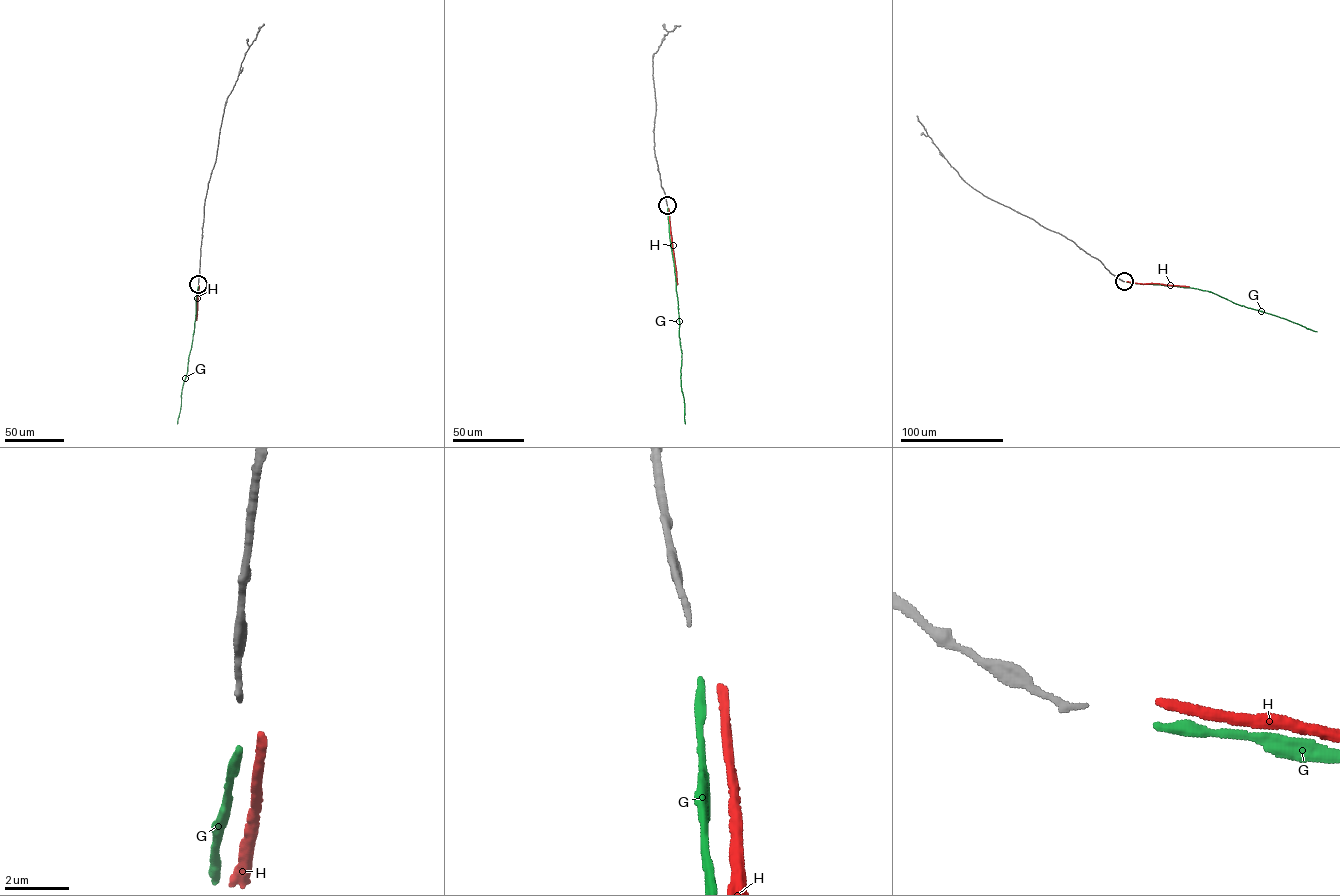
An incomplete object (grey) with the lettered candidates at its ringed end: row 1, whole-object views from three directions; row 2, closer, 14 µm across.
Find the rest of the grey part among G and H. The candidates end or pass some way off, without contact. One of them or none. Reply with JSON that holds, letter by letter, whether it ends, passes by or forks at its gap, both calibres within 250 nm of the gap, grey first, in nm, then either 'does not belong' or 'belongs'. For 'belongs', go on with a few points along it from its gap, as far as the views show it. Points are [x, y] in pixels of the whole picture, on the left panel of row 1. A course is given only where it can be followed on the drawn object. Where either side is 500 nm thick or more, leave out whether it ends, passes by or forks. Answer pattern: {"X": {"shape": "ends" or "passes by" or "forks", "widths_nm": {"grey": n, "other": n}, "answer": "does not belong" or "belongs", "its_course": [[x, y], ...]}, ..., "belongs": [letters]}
{"G": {"shape": "ends", "widths_nm": {"grey": 190, "other": 260}, "answer": "belongs", "its_course": [[198, 286], [194, 330], [177, 423]]}, "H": {"shape": "ends", "widths_nm": {"grey": 190, "other": 280}, "answer": "does not belong"}, "belongs": ["G"]}

